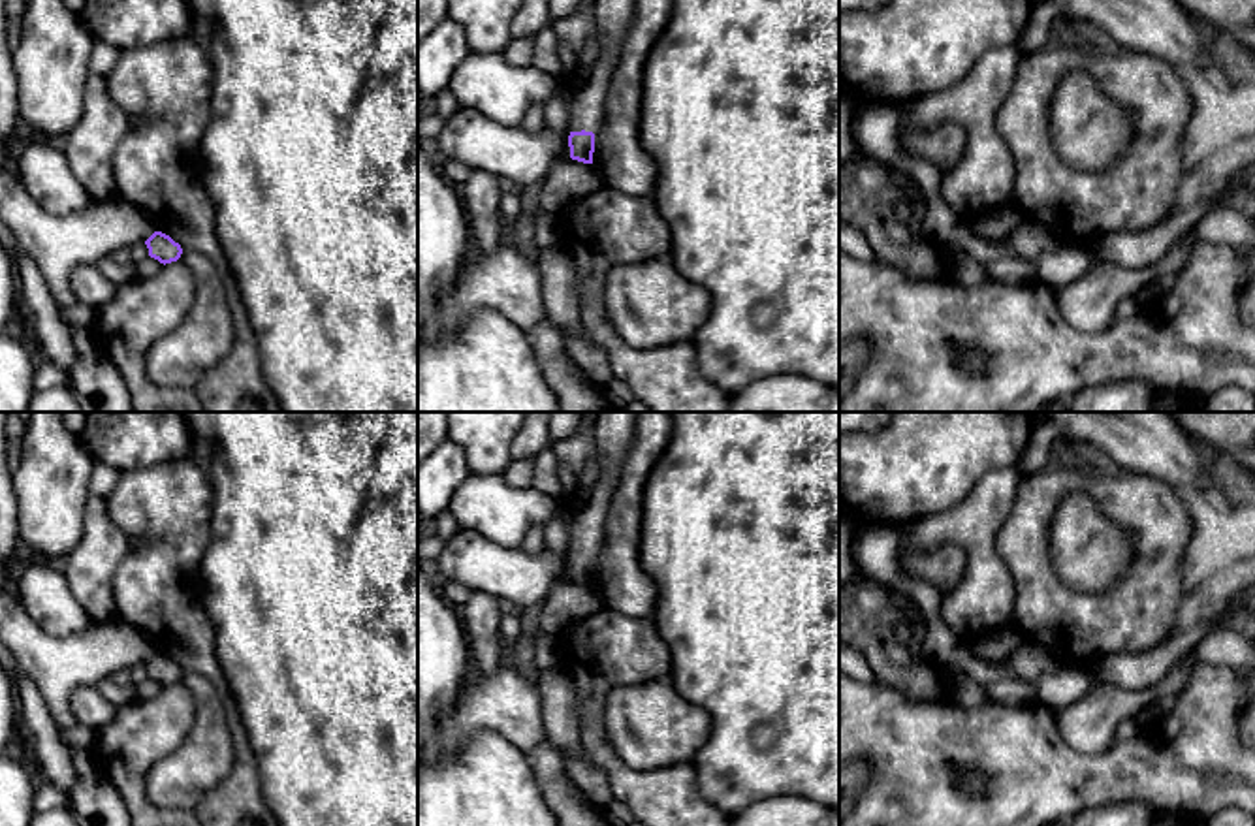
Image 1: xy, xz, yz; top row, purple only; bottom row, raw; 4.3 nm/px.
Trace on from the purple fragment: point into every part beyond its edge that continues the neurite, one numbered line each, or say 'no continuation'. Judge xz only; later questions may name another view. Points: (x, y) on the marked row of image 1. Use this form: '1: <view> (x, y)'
1: xz (614, 17)

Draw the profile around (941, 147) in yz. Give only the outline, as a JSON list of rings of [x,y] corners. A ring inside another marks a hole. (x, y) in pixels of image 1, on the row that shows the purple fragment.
[[[899,124],[898,149],[903,156],[935,166],[941,177],[954,167],[965,147],[965,132],[958,124],[941,124],[928,132],[911,132]]]

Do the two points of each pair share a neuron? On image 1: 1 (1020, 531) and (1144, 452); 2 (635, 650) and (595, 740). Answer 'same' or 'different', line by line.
1: different
2: same

